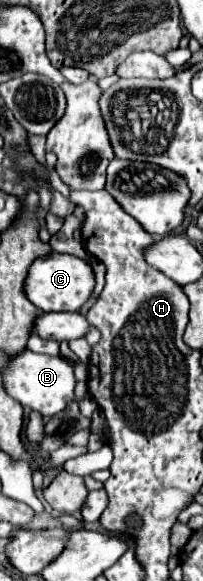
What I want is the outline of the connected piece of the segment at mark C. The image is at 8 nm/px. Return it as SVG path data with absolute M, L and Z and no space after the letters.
M51 253L45 255L29 267L29 275L25 277L25 297L39 309L39 311L77 311L91 295L95 287L95 275L93 269L79 257L63 255L63 253Z

